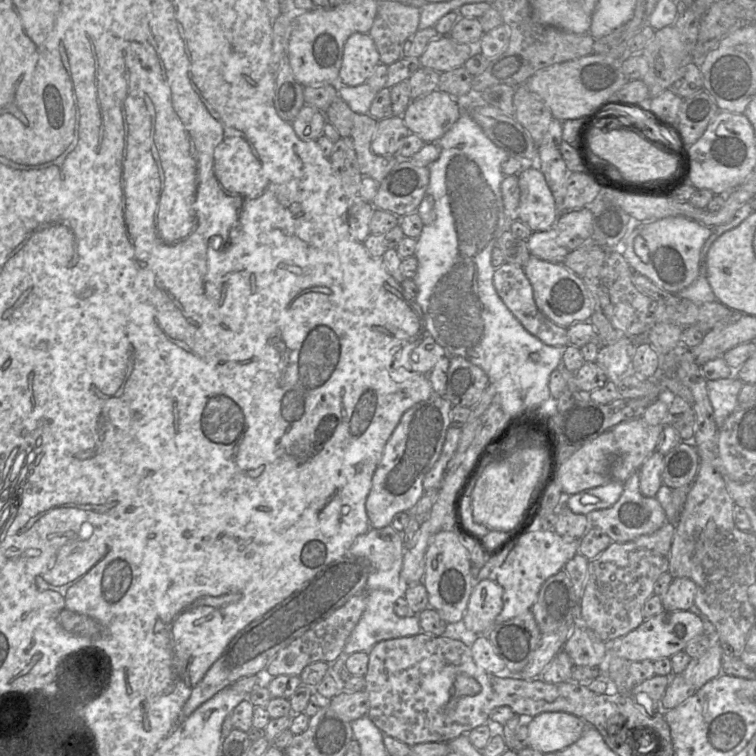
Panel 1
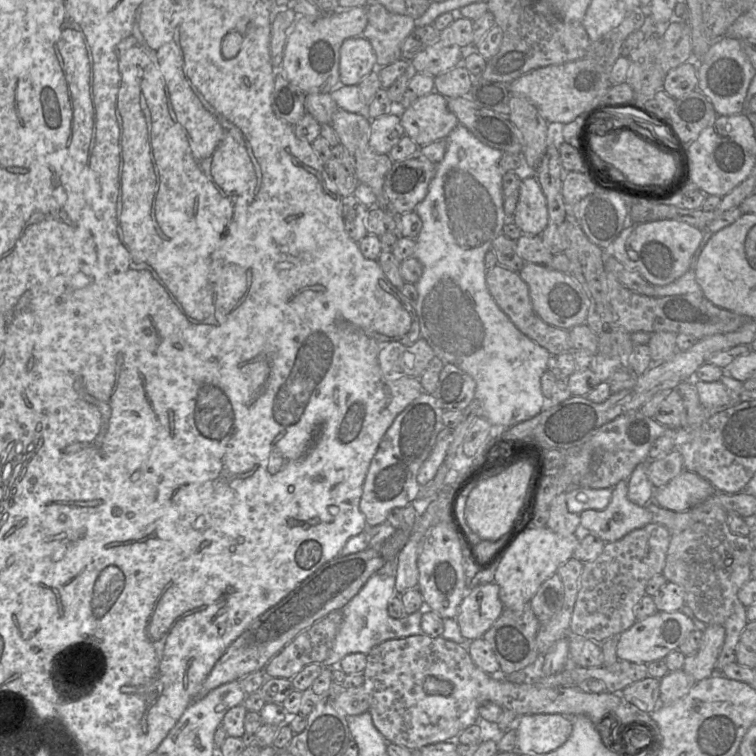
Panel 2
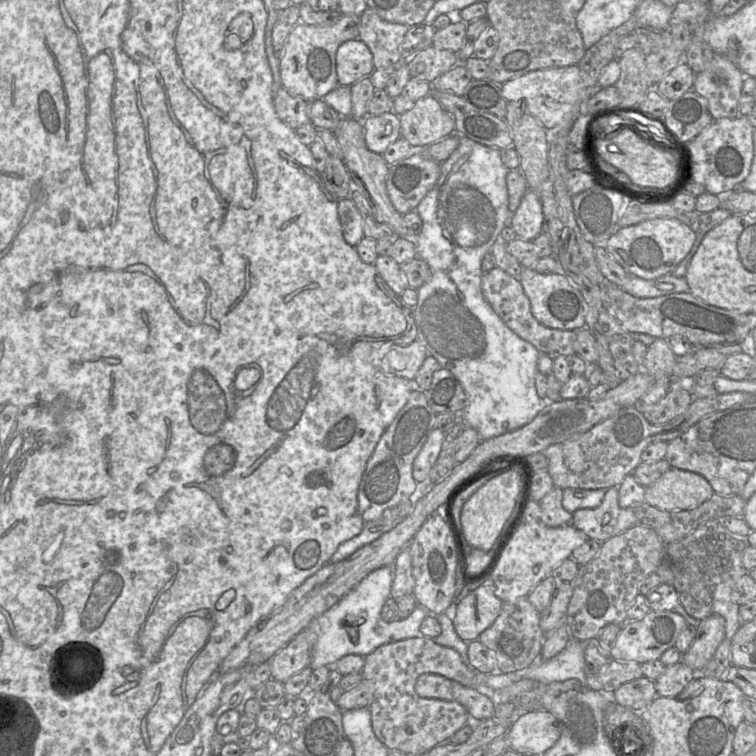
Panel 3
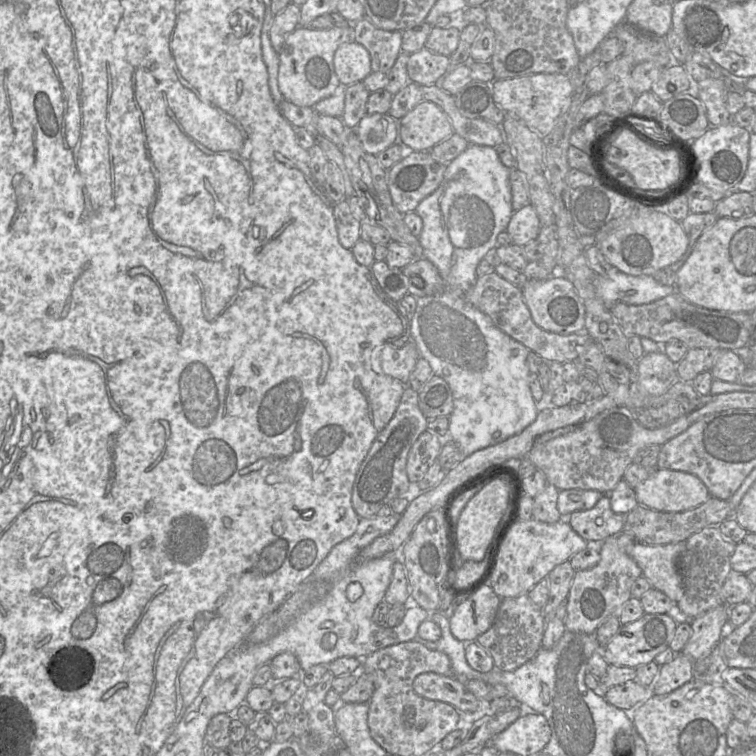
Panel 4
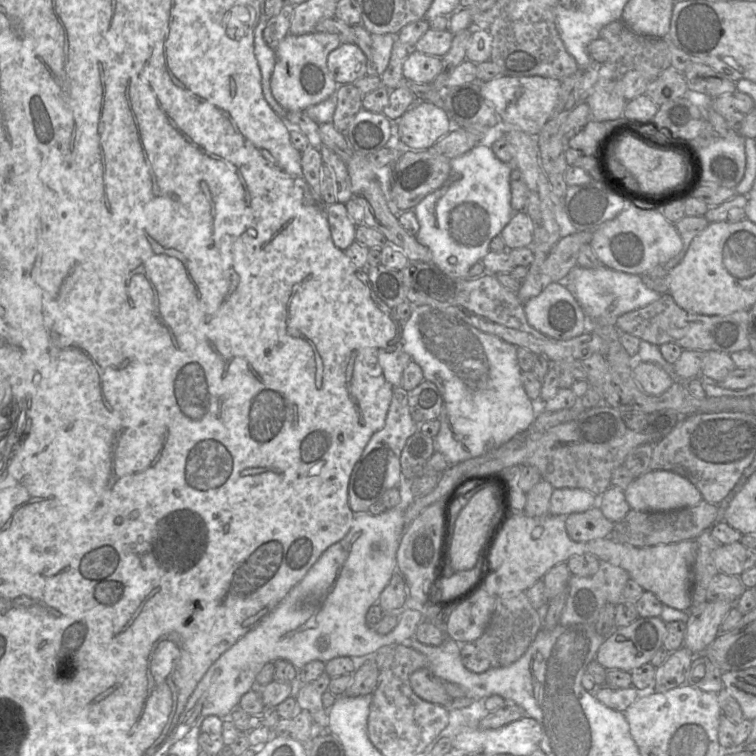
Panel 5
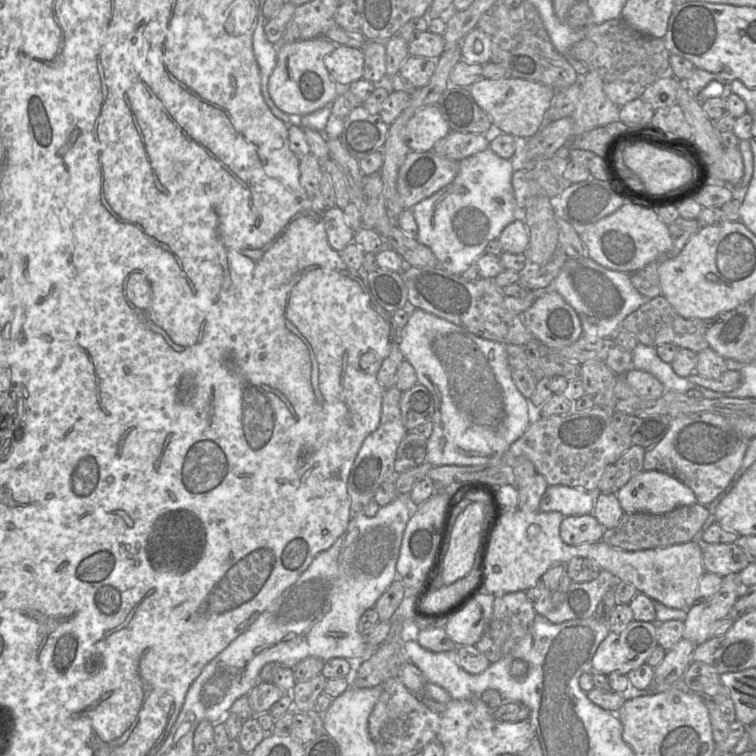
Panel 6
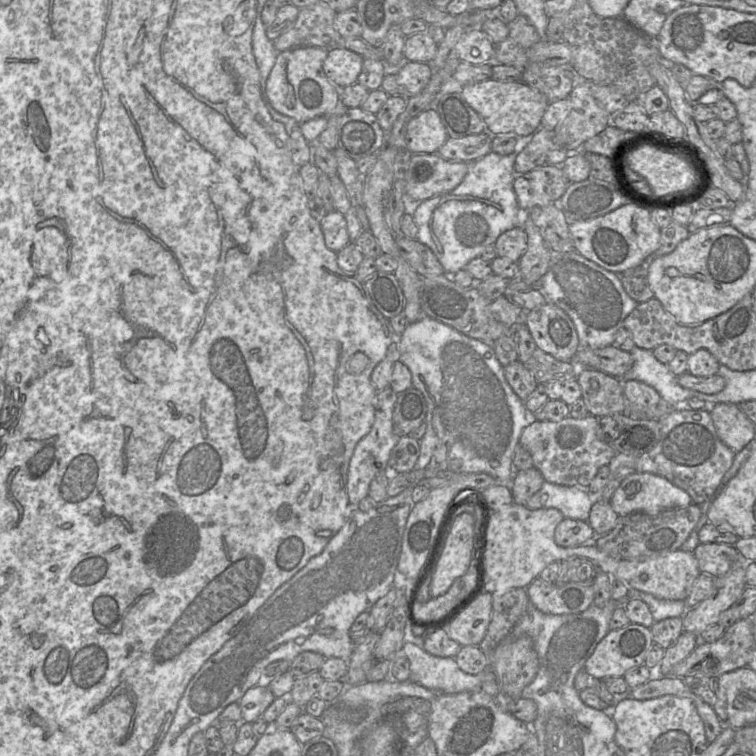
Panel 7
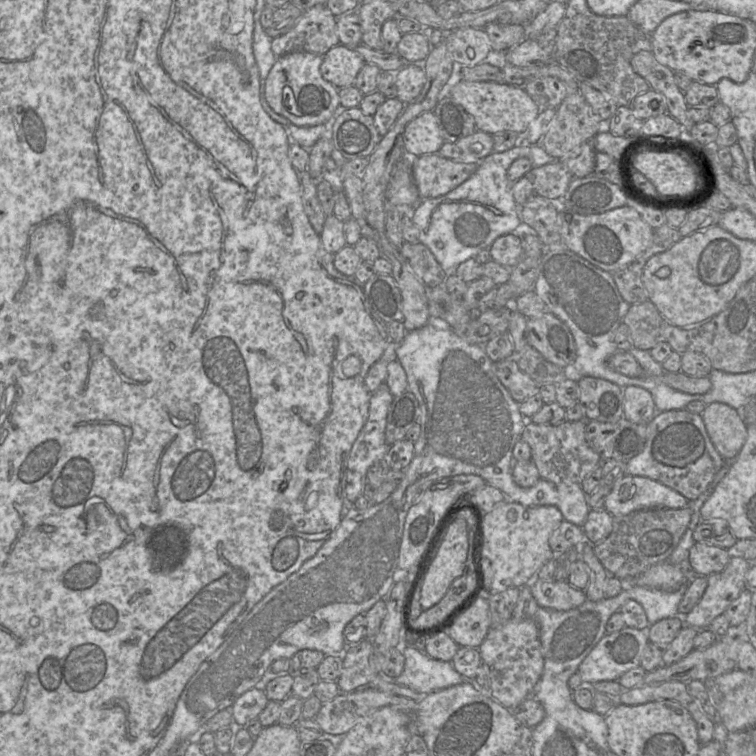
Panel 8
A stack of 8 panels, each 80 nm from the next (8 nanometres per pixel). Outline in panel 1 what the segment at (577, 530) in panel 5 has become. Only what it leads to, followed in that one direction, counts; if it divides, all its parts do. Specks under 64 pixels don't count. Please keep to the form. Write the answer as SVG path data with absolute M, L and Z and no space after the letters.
M635 471L623 482L623 492L618 501L609 508L598 509L586 514L590 527L599 527L614 542L624 543L641 535L649 535L660 529L667 516L656 497L644 496L639 487L639 472Z

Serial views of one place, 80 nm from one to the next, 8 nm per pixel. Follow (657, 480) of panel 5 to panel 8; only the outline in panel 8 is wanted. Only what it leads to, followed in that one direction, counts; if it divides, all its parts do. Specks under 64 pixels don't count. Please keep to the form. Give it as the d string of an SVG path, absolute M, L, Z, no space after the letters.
M625 475L613 486L606 497L604 509L612 516L627 515L634 511L654 508L682 508L688 506L687 500L674 489L644 476Z

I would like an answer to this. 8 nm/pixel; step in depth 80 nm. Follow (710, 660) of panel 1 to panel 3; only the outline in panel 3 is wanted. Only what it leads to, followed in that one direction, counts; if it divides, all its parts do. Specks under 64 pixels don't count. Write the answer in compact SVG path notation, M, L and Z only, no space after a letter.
M712 615L700 620L695 639L682 655L682 661L699 674L713 658L725 636L725 630L725 620L720 615Z

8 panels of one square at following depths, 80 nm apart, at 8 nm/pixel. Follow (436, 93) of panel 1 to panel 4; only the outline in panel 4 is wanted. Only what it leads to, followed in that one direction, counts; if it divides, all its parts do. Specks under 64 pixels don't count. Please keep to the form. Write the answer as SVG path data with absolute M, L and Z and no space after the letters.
M422 100L398 121L398 141L407 151L430 151L454 133L447 114L428 100Z

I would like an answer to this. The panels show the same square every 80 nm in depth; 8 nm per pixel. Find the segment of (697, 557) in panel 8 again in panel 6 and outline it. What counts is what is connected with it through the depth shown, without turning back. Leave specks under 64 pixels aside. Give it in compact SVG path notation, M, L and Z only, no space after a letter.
M735 542L723 544L702 544L703 565L705 572L724 577L738 574L753 559Z

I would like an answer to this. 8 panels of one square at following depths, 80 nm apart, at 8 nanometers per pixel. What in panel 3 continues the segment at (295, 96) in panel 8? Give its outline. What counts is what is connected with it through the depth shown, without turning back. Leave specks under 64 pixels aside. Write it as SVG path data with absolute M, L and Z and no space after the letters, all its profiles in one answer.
M341 15L332 25L309 25L299 22L285 41L280 58L282 87L291 96L307 102L322 99L339 86L336 72L336 54L339 46L351 39L359 38L361 19L357 15Z

